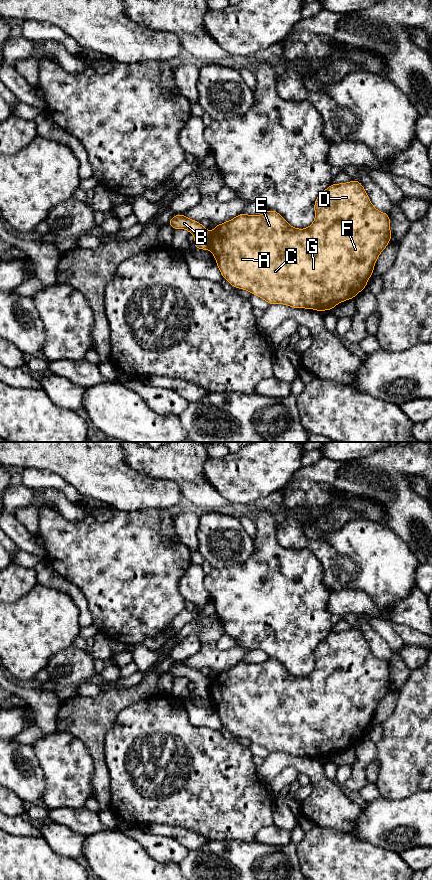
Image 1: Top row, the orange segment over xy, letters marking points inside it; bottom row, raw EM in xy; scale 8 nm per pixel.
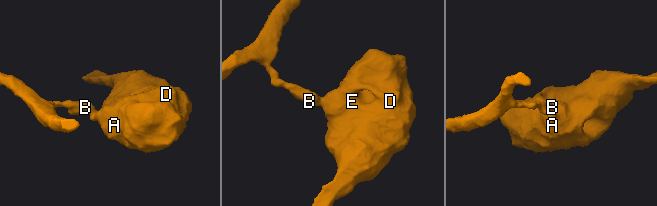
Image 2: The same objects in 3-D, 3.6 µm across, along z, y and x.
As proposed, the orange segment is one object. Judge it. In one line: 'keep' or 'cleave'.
cleave

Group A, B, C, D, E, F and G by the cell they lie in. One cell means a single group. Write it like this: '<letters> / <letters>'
A C D E F G / B

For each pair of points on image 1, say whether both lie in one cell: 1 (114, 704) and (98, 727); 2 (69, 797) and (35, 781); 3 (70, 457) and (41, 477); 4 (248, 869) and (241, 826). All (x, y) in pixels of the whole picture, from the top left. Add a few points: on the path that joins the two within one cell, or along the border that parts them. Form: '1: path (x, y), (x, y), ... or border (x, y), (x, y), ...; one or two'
1: path (108, 710), (98, 721); one
2: border (39, 762), (44, 776), (44, 793), (41, 800); two
3: border (27, 467), (50, 470), (70, 484); two
4: border (221, 839), (254, 840); two

